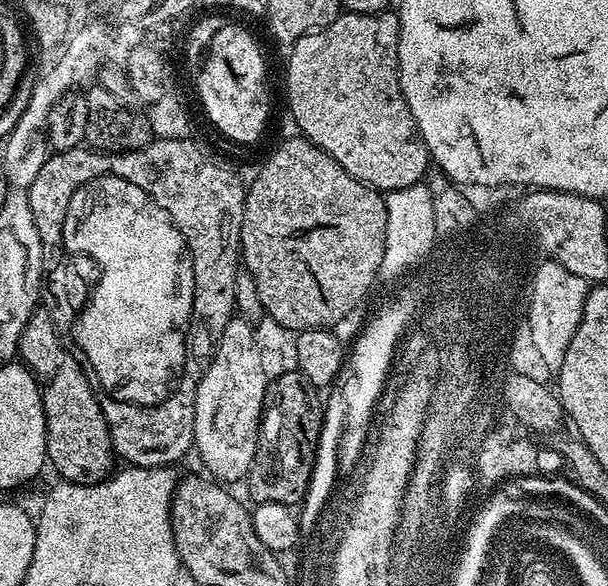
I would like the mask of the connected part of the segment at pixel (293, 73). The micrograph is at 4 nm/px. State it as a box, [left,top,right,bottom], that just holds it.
[288,10,430,194]

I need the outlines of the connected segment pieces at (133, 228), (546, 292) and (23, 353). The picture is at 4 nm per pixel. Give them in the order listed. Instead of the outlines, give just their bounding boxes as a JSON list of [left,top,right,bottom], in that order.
[[62,176,194,404],[532,268,590,374],[18,310,114,484]]

